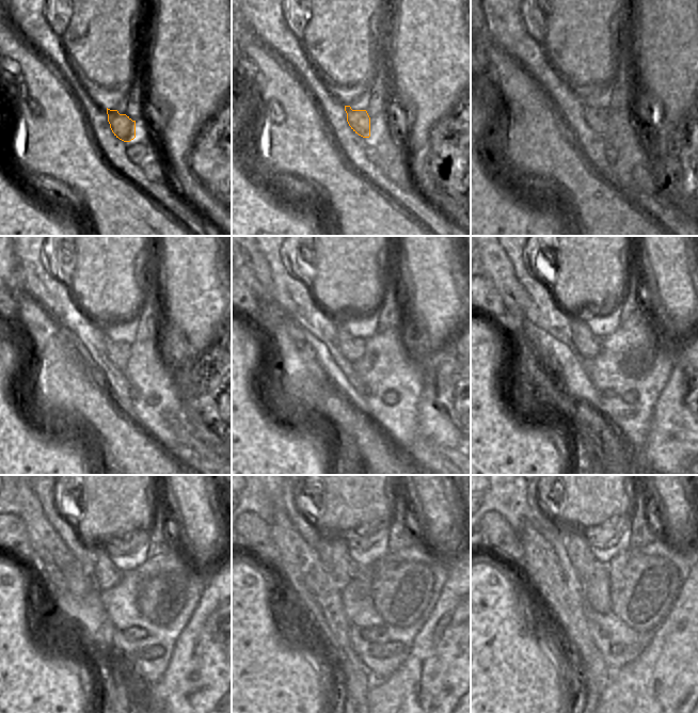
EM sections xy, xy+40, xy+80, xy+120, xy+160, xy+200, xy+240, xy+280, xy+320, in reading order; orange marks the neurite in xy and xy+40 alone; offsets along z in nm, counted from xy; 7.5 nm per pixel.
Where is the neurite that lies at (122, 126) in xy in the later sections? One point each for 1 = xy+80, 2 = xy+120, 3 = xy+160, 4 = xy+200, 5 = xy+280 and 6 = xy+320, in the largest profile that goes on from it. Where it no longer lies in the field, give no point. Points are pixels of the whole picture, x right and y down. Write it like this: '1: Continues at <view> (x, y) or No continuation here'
1: Continues at xy+80 (598, 119)
2: Continues at xy+120 (119, 353)
3: Continues at xy+160 (352, 347)
4: Continues at xy+200 (588, 345)
5: Continues at xy+280 (342, 566)
6: Continues at xy+320 (574, 540).

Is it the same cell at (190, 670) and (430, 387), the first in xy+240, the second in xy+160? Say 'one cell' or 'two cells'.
one cell

